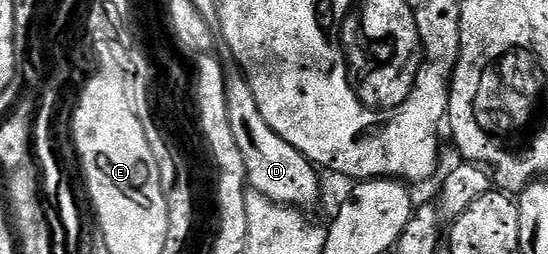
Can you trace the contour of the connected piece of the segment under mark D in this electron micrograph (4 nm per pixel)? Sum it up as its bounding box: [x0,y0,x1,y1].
[223,60,321,211]

